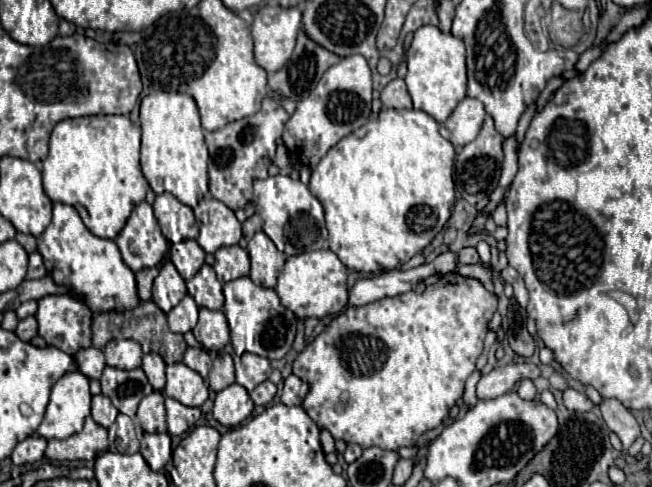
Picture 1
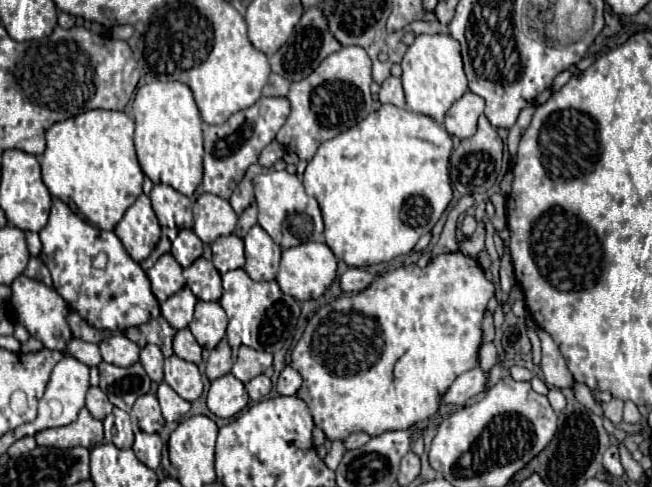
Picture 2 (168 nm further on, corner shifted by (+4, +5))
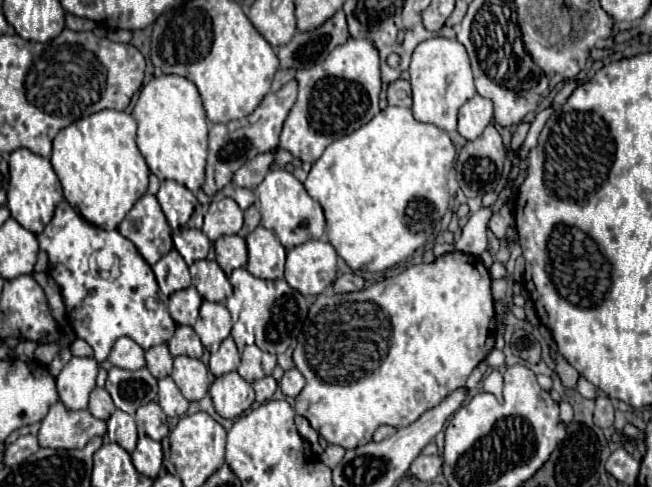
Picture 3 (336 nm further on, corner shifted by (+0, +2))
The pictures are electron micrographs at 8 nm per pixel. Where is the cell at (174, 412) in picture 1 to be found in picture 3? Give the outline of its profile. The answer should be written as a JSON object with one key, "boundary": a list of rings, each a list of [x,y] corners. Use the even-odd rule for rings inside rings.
{"boundary":[[[171,376],[159,380],[159,406],[167,416],[183,416],[189,408],[189,402],[183,398]]]}

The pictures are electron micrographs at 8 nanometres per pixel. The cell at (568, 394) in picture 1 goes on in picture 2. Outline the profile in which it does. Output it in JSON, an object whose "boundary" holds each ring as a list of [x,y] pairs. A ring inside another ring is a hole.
{"boundary":[[[539,329],[537,334],[541,339],[541,353],[543,353],[541,369],[543,369],[543,375],[545,375],[545,383],[551,389],[573,389],[575,377],[567,369],[567,363],[565,363],[563,355],[559,353],[559,347],[549,337],[549,333],[545,333],[543,329]]]}

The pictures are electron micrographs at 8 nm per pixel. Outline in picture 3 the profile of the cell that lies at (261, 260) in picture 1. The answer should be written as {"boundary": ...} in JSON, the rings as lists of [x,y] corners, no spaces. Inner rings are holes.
{"boundary":[[[257,226],[247,236],[247,270],[265,280],[277,280],[284,277],[286,249],[275,238],[273,232],[269,232],[263,226]]]}

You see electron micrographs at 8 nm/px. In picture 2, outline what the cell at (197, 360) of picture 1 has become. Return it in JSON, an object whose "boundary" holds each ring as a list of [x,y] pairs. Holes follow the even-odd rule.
{"boundary":[[[189,329],[177,331],[177,335],[173,339],[173,351],[175,351],[177,357],[181,357],[185,361],[191,361],[195,365],[201,363],[201,347],[195,341],[195,337],[191,335]]]}

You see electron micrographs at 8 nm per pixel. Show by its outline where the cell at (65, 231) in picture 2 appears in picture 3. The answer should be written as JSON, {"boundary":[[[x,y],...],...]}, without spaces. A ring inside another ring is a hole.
{"boundary":[[[67,200],[59,202],[53,220],[45,226],[37,240],[41,250],[49,256],[49,274],[61,288],[71,328],[77,338],[83,338],[93,348],[97,362],[103,362],[109,356],[109,350],[121,336],[133,338],[143,350],[171,340],[177,324],[167,310],[167,300],[161,298],[151,266],[131,240],[123,238],[117,230],[107,232],[93,226],[79,216]],[[107,240],[113,240],[115,256],[119,256],[121,274],[117,280],[99,280],[89,272],[89,256],[101,250]]]}

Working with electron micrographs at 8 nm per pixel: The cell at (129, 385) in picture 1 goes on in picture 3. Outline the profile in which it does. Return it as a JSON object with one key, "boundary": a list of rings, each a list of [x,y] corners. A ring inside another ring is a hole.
{"boundary":[[[111,368],[105,388],[115,406],[127,414],[135,414],[139,406],[157,398],[157,378],[153,378],[147,368],[139,368],[135,372]]]}

